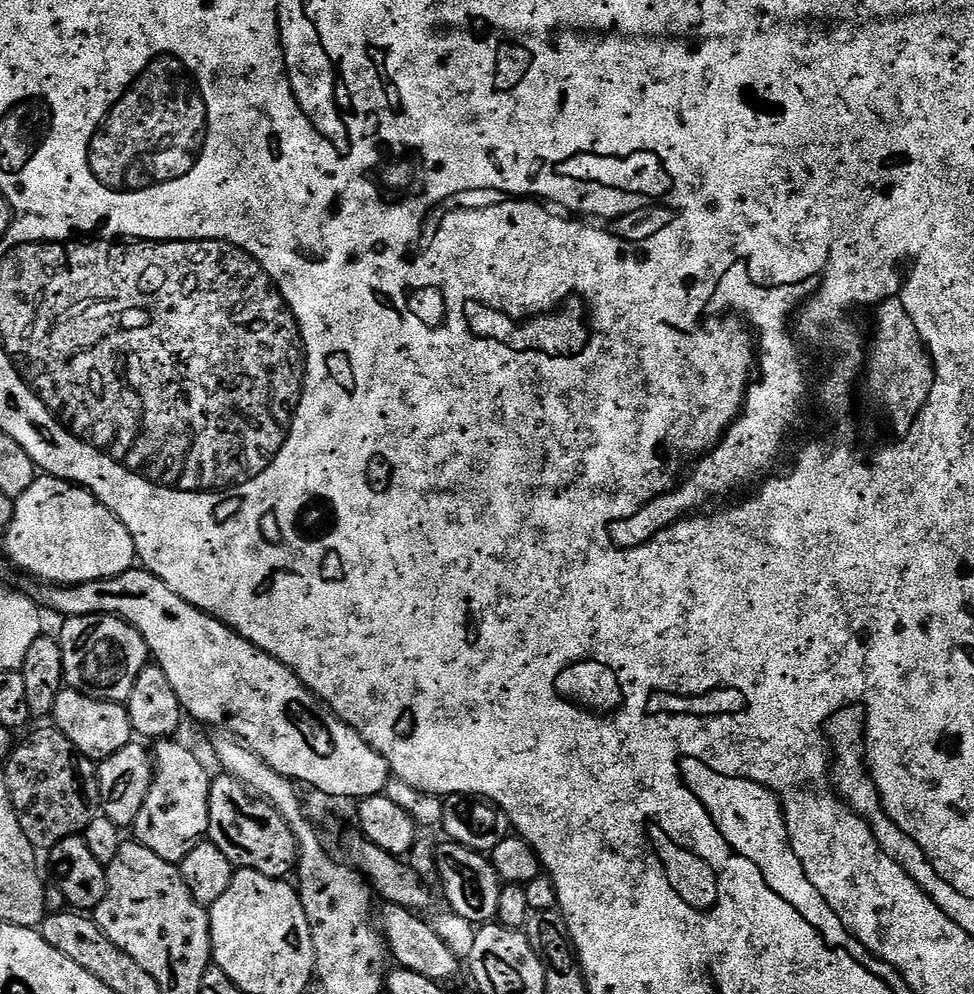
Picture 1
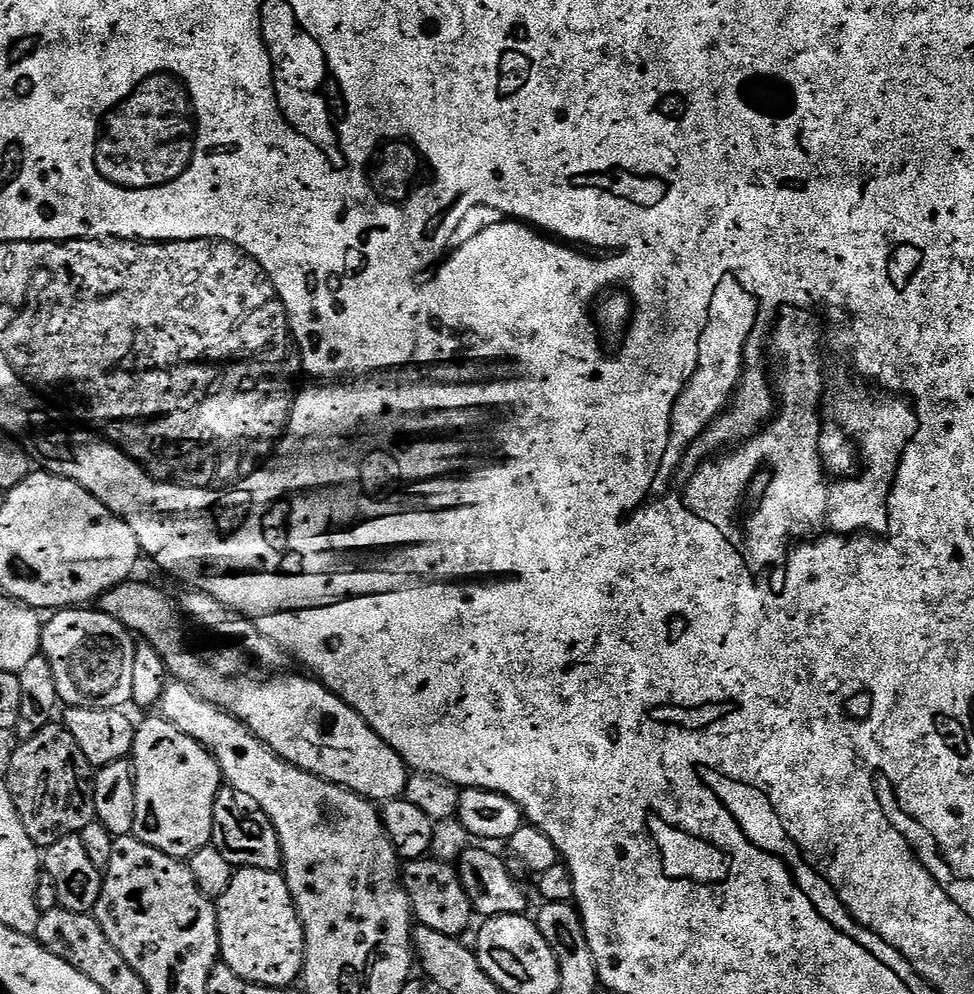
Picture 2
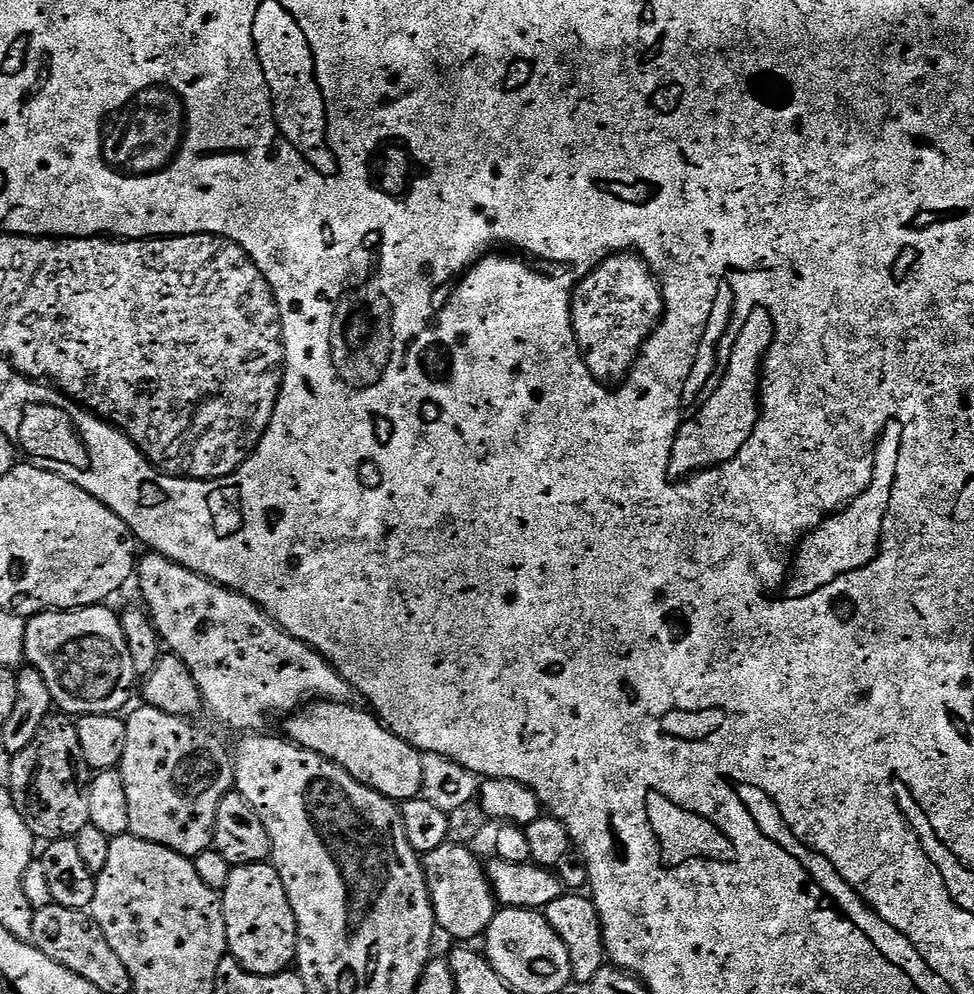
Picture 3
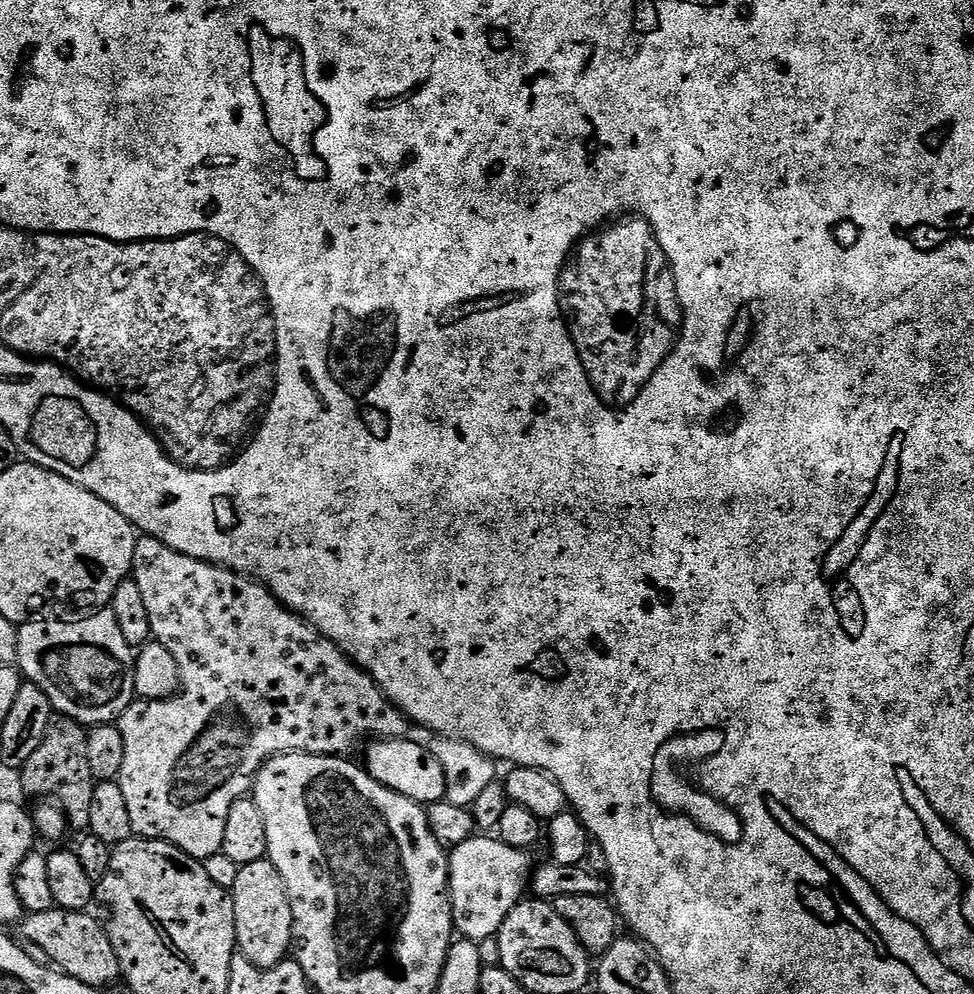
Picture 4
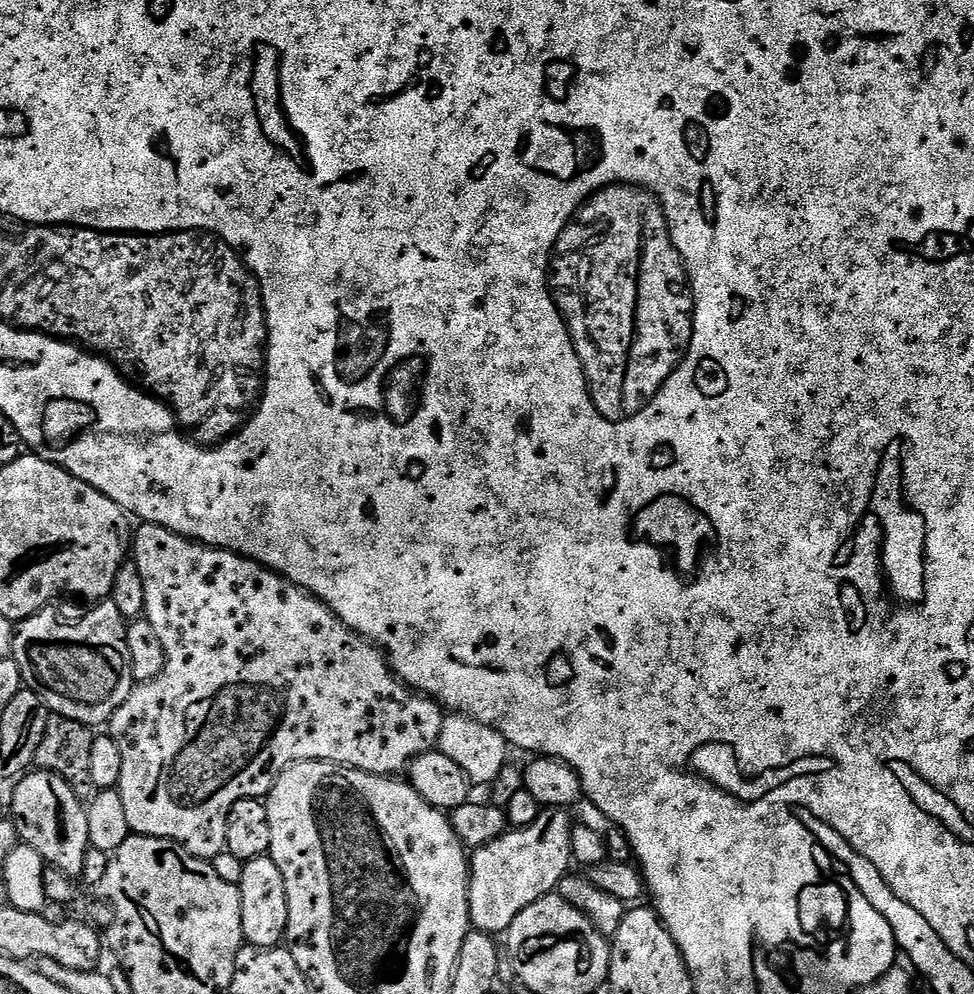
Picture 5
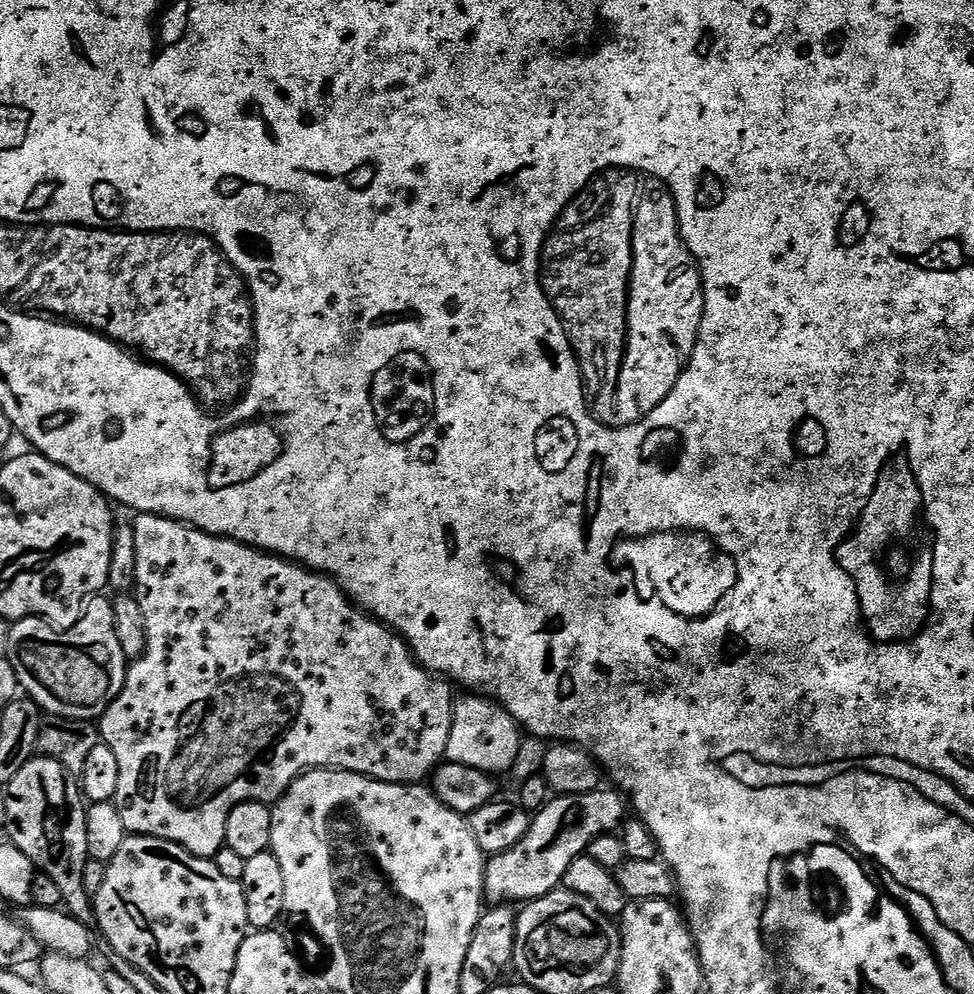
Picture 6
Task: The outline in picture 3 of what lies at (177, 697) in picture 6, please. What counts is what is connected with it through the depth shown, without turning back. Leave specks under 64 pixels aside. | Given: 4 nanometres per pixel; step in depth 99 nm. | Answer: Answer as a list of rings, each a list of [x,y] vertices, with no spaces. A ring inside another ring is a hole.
[[[149,551],[138,560],[140,592],[144,595],[143,607],[152,618],[152,625],[165,645],[168,644],[180,661],[191,670],[196,685],[200,687],[203,703],[224,724],[229,724],[236,734],[256,734],[268,724],[268,716],[281,718],[304,707],[306,702],[319,699],[337,702],[351,701],[354,690],[338,674],[338,670],[321,652],[315,652],[306,642],[282,630],[250,598],[241,592],[232,592],[194,570],[176,564]],[[140,706],[132,717],[127,717],[126,723],[126,754],[118,771],[127,792],[130,814],[128,832],[146,842],[161,844],[189,858],[213,847],[212,835],[218,806],[227,792],[233,791],[236,783],[234,760],[229,749],[227,752],[210,733],[195,728],[185,717],[171,716],[157,708]]]

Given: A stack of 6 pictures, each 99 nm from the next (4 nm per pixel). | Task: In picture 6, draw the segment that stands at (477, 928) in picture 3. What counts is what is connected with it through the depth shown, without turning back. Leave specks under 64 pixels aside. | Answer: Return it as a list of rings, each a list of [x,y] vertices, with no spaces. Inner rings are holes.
[[[597,790],[577,796],[553,795],[547,804],[531,817],[526,838],[522,838],[522,842],[518,842],[518,846],[514,846],[509,852],[498,854],[487,861],[484,870],[485,897],[493,905],[508,906],[516,902],[512,900],[531,902],[561,887],[566,870],[570,870],[570,862],[574,862],[574,858],[585,855],[596,836],[615,833],[626,820],[625,797],[616,790],[604,791]]]

